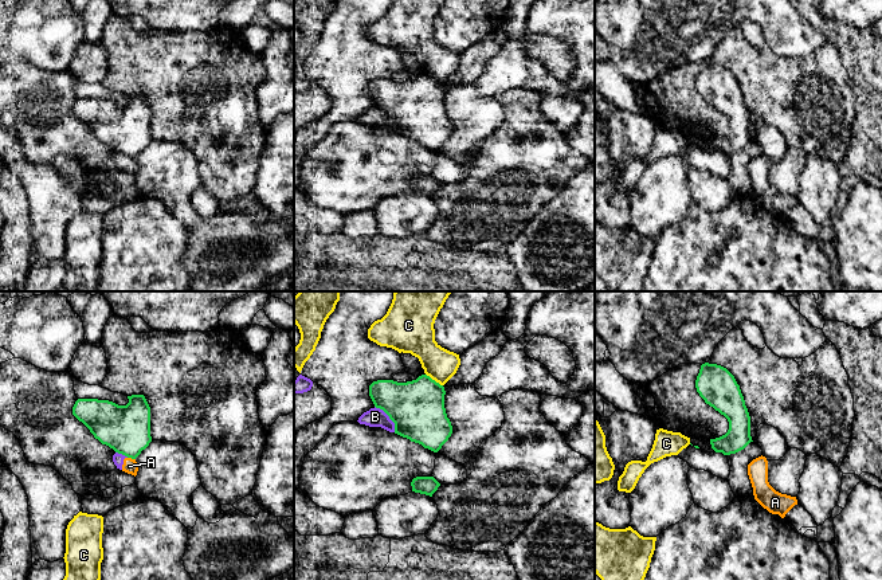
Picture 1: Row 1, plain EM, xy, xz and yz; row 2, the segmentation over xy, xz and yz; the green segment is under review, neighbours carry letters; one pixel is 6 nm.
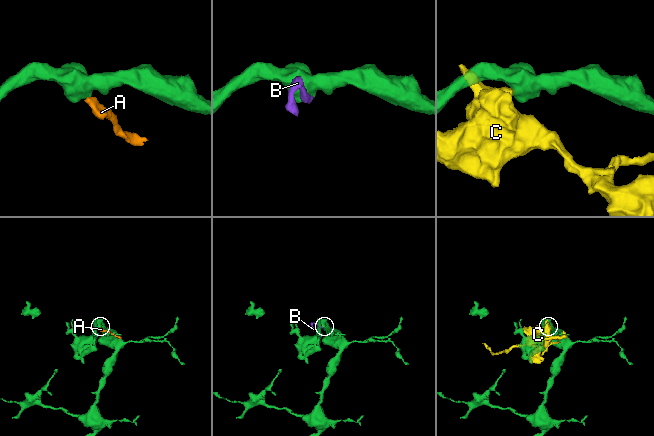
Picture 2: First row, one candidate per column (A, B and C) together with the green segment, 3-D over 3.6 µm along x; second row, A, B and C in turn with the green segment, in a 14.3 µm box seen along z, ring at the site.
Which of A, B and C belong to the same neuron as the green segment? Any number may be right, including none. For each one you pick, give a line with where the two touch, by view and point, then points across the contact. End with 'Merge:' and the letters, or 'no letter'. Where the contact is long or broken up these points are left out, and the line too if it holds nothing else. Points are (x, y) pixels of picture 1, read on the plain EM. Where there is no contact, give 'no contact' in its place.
Merge: no letter

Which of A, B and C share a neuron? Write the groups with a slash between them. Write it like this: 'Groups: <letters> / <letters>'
Groups: A B / C

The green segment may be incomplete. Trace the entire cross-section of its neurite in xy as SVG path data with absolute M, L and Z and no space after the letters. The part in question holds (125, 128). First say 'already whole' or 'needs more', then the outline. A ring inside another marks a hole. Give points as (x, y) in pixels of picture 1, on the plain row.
already whole; M144 94L128 95L126 105L109 99L78 98L72 114L102 144L136 158L152 141L150 106Z

